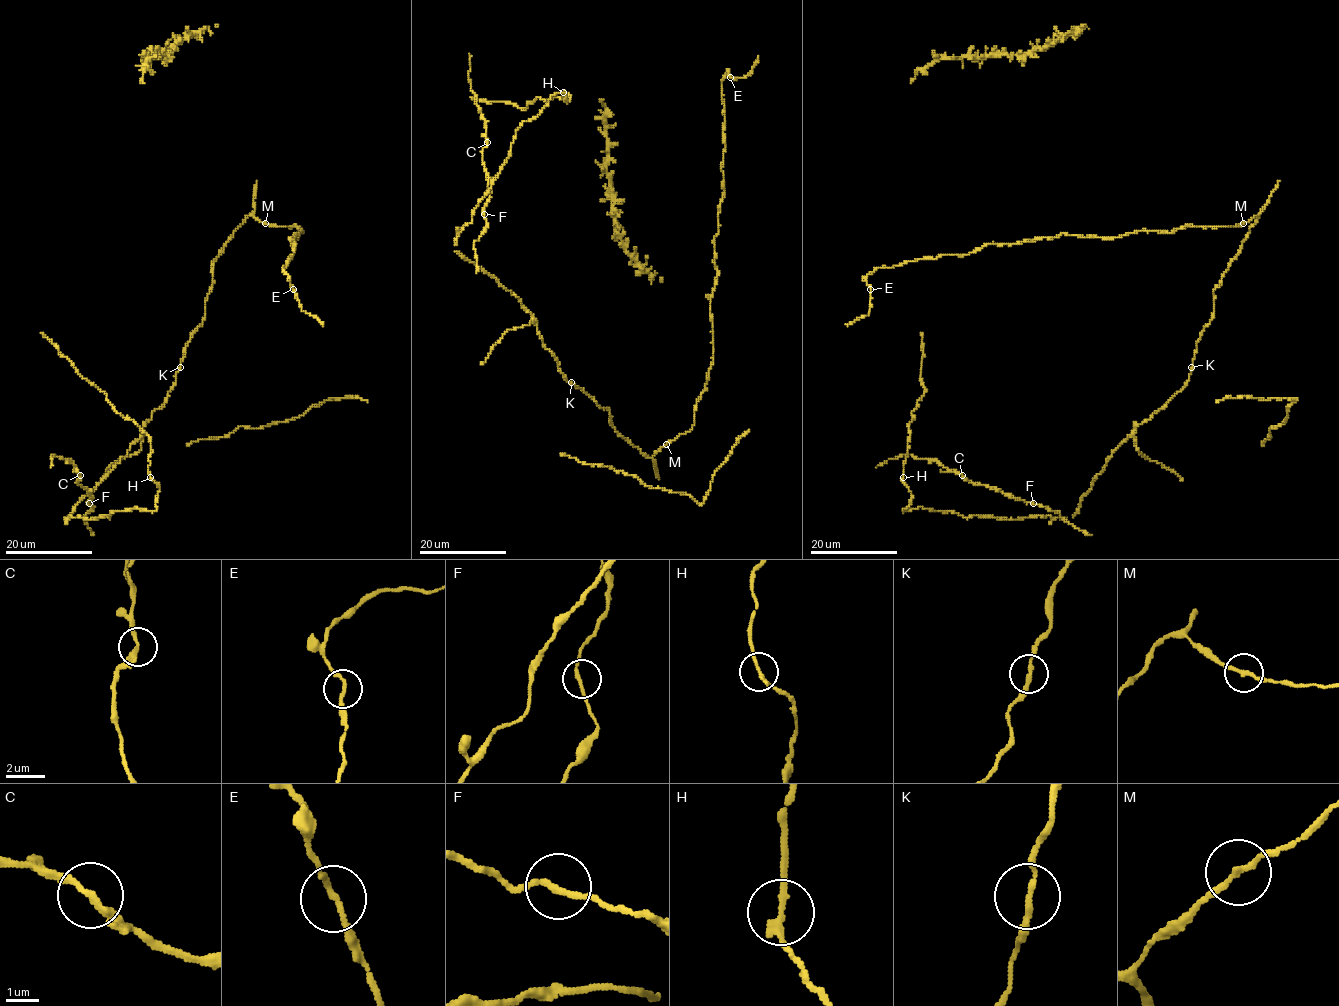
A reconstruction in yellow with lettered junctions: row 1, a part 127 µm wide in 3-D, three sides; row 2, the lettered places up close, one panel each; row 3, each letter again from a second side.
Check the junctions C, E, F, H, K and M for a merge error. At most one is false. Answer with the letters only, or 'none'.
none

